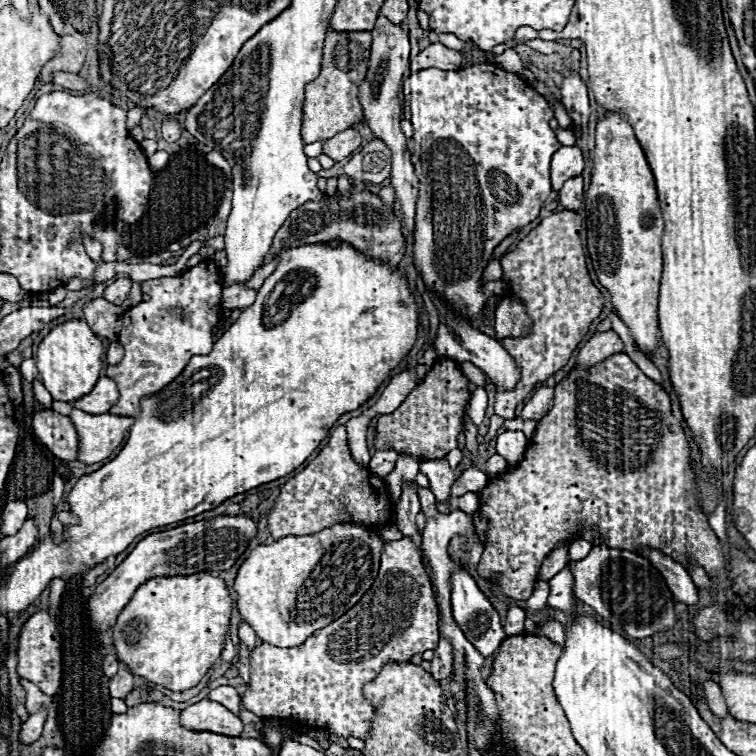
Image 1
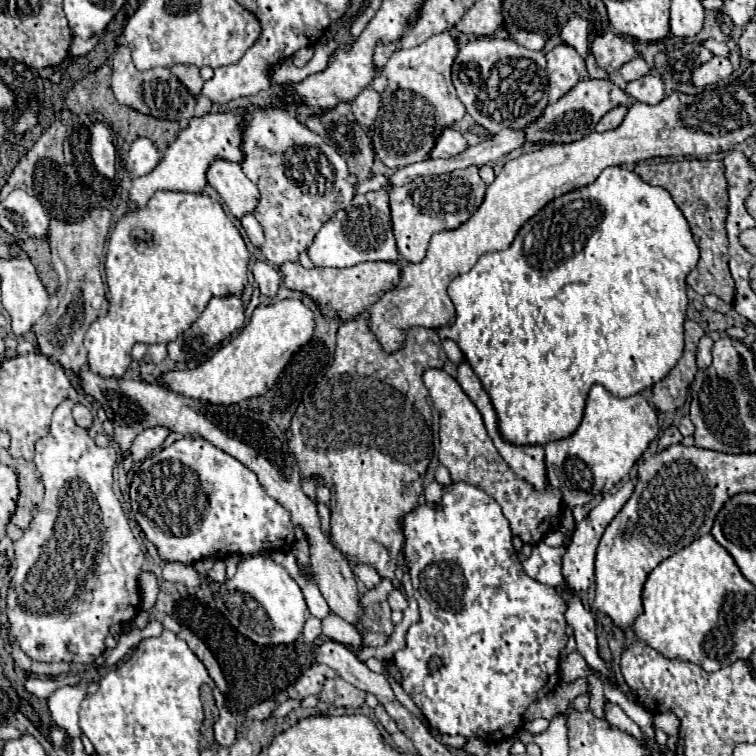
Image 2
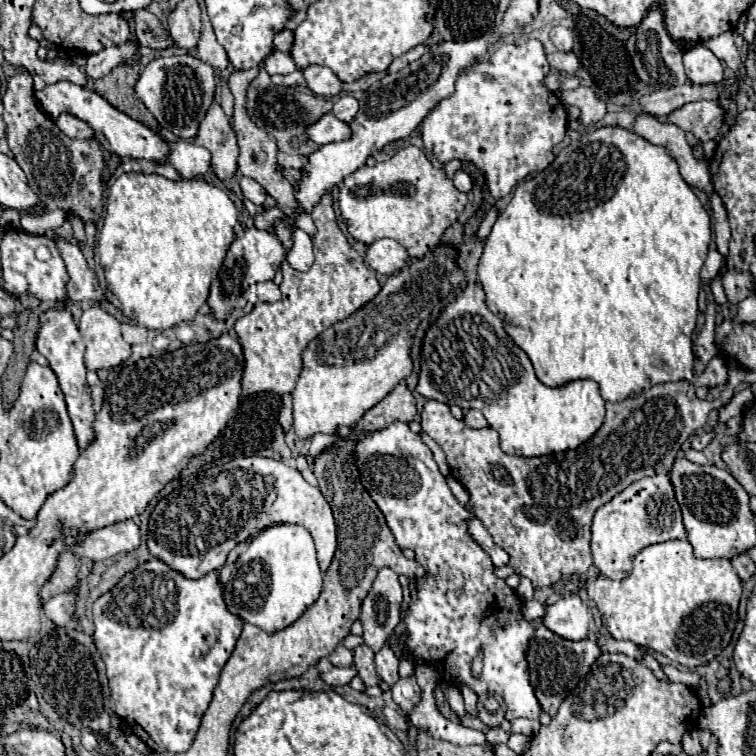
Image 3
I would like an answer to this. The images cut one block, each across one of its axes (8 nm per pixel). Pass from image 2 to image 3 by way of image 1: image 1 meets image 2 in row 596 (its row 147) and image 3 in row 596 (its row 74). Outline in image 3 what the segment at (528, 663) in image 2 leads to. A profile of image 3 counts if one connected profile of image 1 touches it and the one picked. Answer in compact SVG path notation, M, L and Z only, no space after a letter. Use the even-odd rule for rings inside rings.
M394 422L380 432L372 432L364 436L356 446L356 462L362 472L362 484L382 510L396 544L400 548L412 548L416 552L416 562L428 570L422 578L412 580L418 588L410 588L412 604L404 616L406 622L406 646L408 650L422 658L430 668L434 668L440 680L450 682L454 686L468 684L476 694L498 694L506 702L506 720L516 718L538 718L542 708L536 700L534 688L528 680L528 660L526 650L536 628L542 624L542 618L532 622L522 620L524 602L518 594L506 584L504 578L494 574L494 564L486 550L470 536L468 520L472 520L472 512L462 506L452 490L446 484L446 478L440 474L430 448L414 434L408 424ZM478 650L484 652L484 670L482 678L474 678L470 672L472 660L478 656Z

